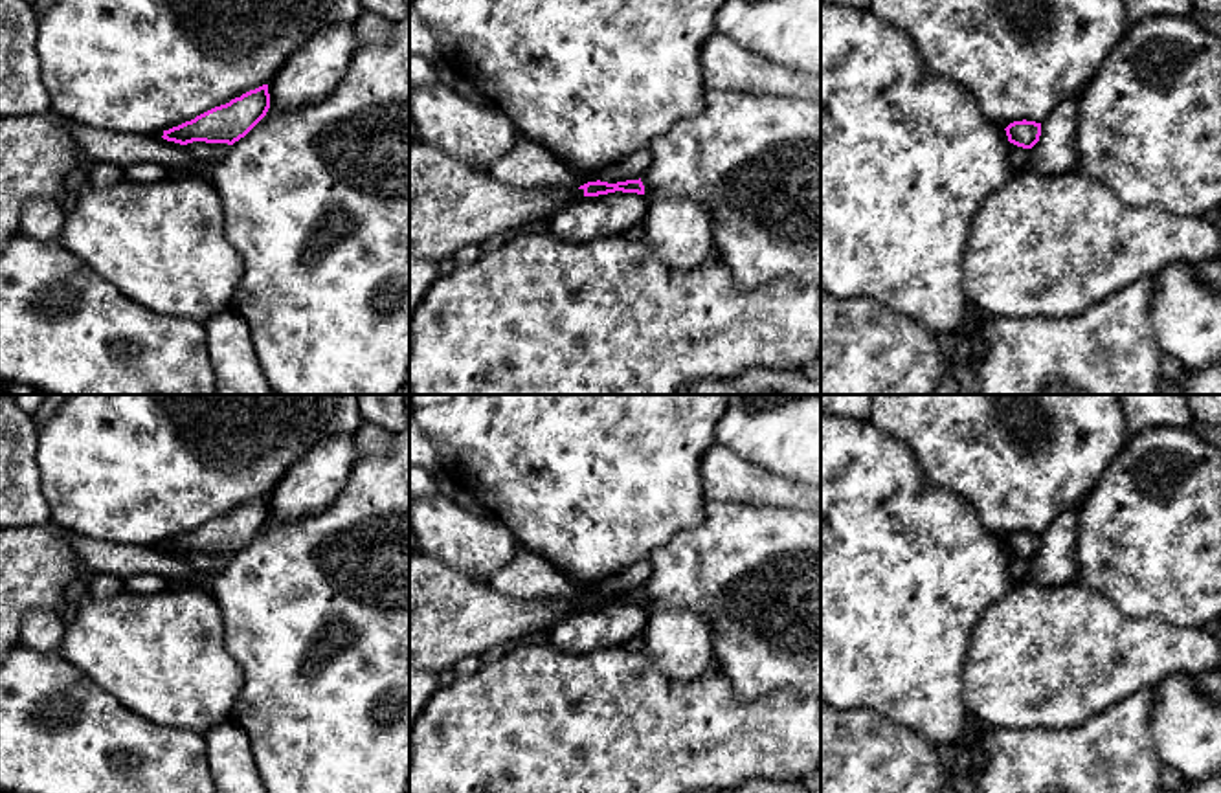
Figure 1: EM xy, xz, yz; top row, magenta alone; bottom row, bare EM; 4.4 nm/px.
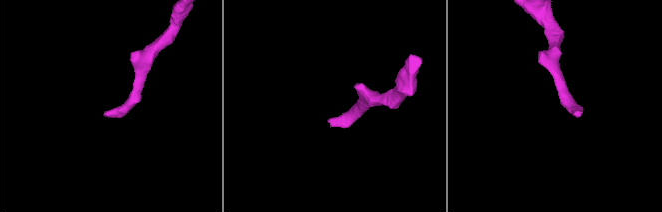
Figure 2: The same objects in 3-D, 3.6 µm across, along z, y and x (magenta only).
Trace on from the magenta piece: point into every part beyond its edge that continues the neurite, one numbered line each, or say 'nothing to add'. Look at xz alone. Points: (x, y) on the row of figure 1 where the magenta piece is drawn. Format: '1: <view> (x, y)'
1: xz (452, 204)

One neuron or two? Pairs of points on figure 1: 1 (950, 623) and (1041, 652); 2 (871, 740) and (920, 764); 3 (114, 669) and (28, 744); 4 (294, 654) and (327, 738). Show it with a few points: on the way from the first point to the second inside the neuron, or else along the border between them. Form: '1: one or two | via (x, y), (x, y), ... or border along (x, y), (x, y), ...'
1: two | border along (999, 597), (974, 628), (963, 672)
2: one | via (884, 753), (895, 764), (907, 764)
3: two | border along (63, 658), (131, 711)
4: one | via (292, 674), (327, 709), (327, 718)

